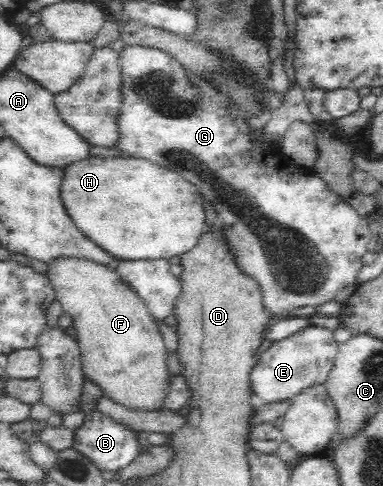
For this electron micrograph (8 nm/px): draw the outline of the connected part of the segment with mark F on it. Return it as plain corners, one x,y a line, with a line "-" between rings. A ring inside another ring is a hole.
58,254
45,261
46,275
55,289
62,313
72,317
77,332
85,376
100,384
102,392
120,402
128,402
138,408
159,407
159,399
165,390
165,379
169,376
166,366
166,348
158,331
157,321
147,310
138,294
117,273
113,264
94,261
87,257

